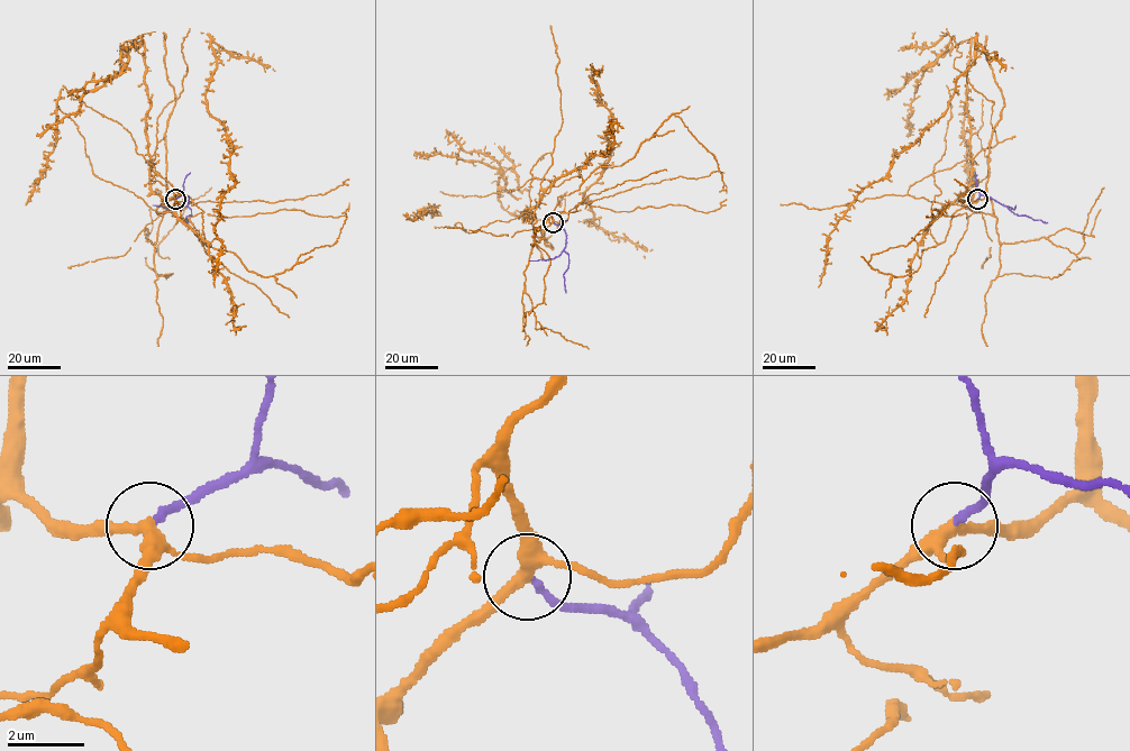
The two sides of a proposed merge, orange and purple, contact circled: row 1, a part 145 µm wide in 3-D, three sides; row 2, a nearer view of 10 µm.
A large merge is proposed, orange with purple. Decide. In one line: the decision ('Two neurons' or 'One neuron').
Two neurons

